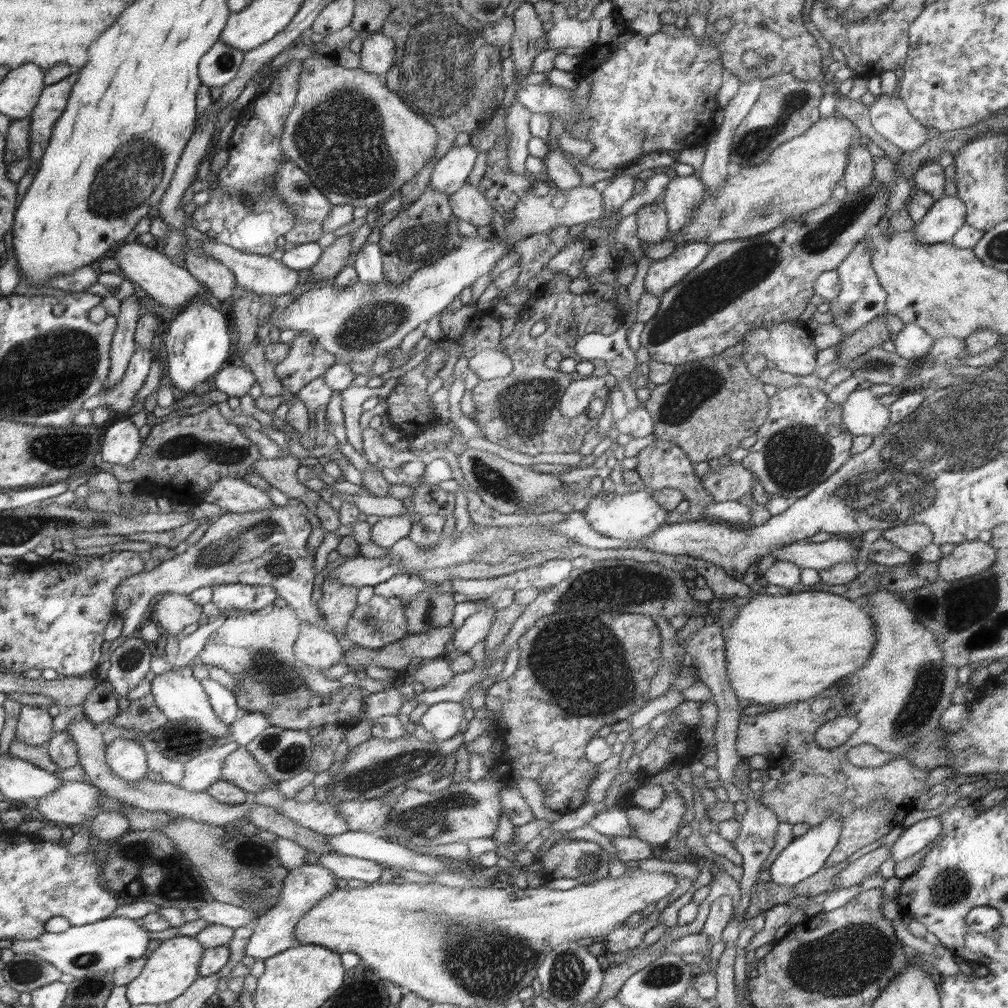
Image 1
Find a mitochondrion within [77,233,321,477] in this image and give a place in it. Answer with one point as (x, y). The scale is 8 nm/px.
(214, 449)

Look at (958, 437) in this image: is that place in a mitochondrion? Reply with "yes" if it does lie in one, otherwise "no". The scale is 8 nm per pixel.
yes

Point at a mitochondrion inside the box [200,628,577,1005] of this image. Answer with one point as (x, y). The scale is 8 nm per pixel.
(488, 966)

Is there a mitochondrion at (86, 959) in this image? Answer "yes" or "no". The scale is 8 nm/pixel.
yes

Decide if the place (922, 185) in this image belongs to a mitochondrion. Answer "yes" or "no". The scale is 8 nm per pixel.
no

